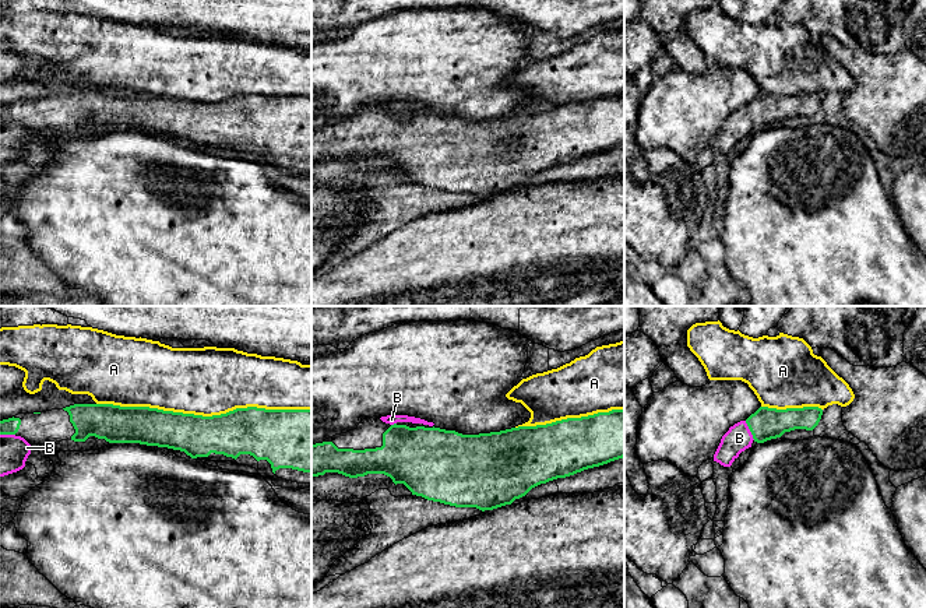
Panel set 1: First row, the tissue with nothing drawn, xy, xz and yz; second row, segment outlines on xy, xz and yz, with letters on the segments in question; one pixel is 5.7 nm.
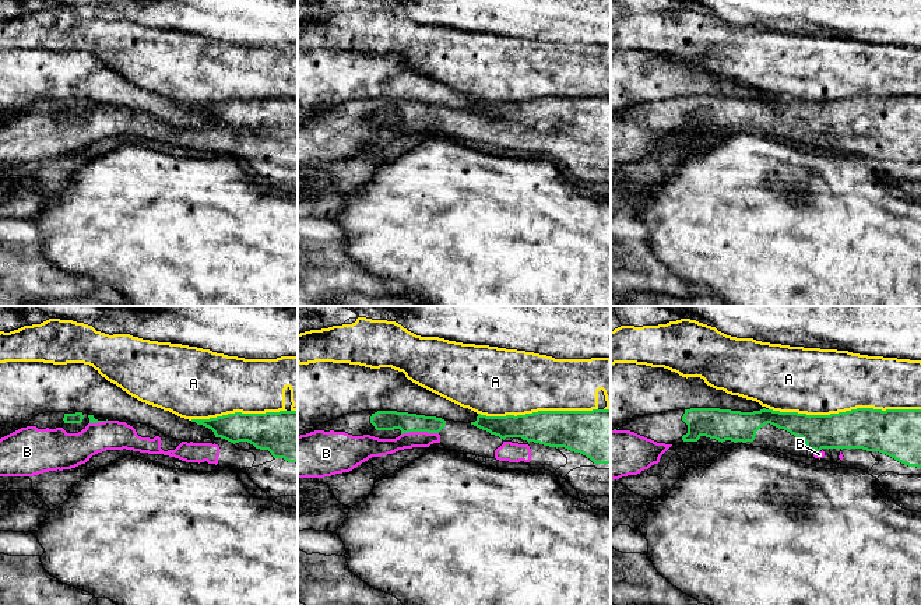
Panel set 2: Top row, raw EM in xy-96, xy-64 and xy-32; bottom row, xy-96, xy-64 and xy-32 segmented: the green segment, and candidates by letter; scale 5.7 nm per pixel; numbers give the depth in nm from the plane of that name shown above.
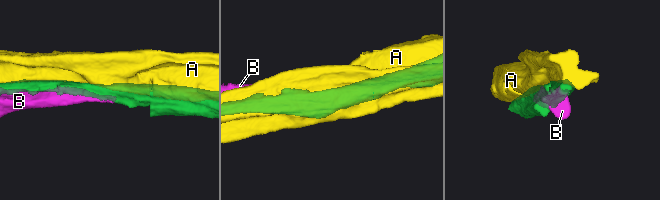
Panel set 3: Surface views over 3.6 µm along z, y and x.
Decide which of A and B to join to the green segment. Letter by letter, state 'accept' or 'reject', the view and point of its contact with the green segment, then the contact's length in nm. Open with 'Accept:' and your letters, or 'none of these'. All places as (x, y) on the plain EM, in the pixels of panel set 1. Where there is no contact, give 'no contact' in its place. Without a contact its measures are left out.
Accept: B
A: reject; contact xy (204, 104); length 1250 nm
B: accept; contact yz (750, 118); length 130 nm

